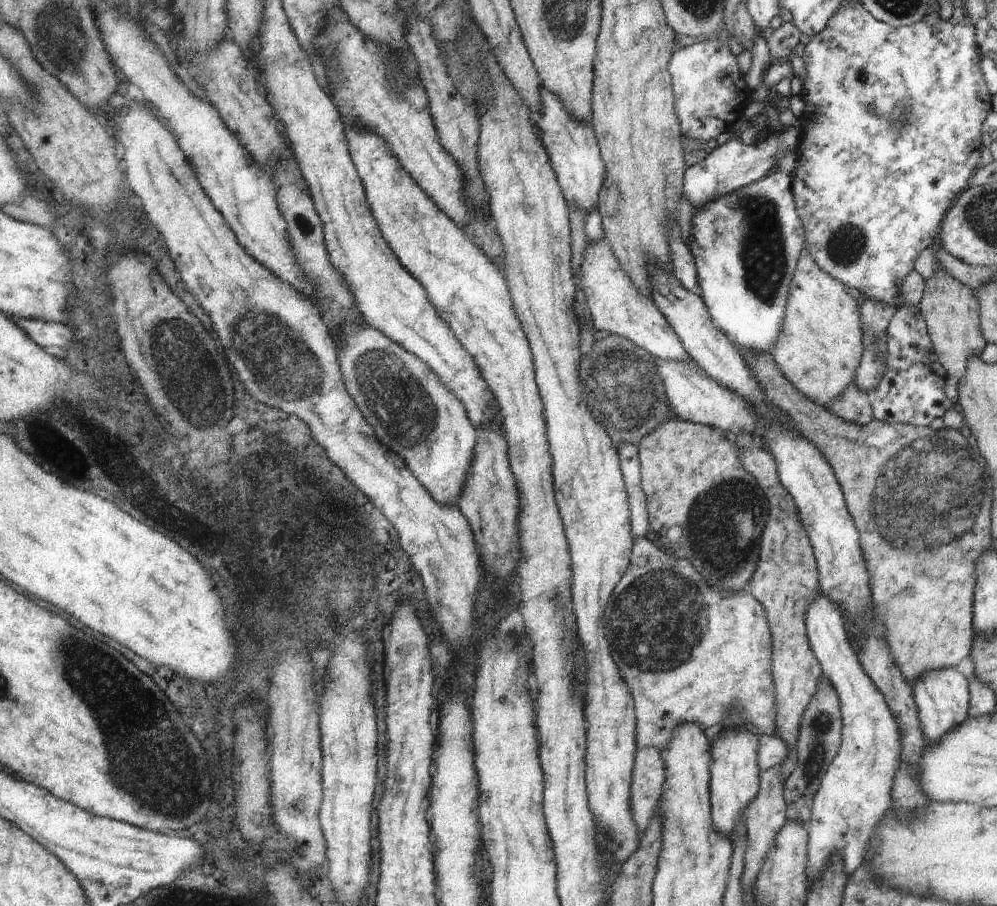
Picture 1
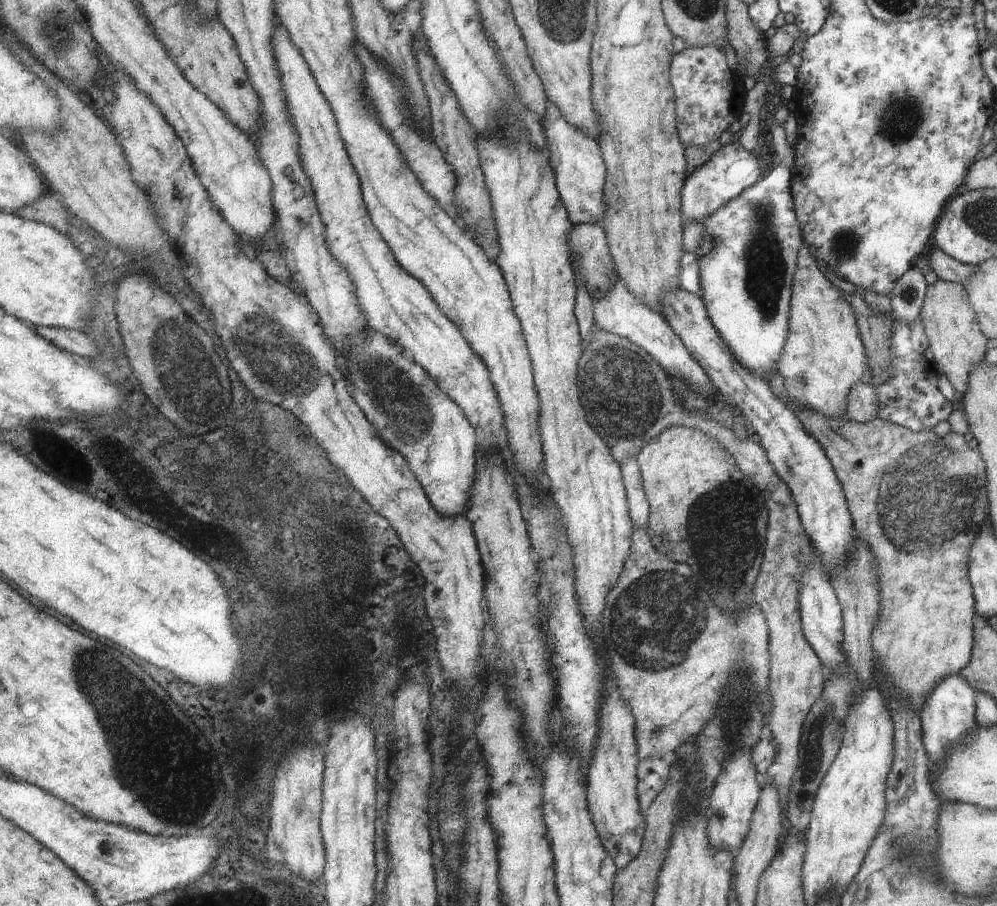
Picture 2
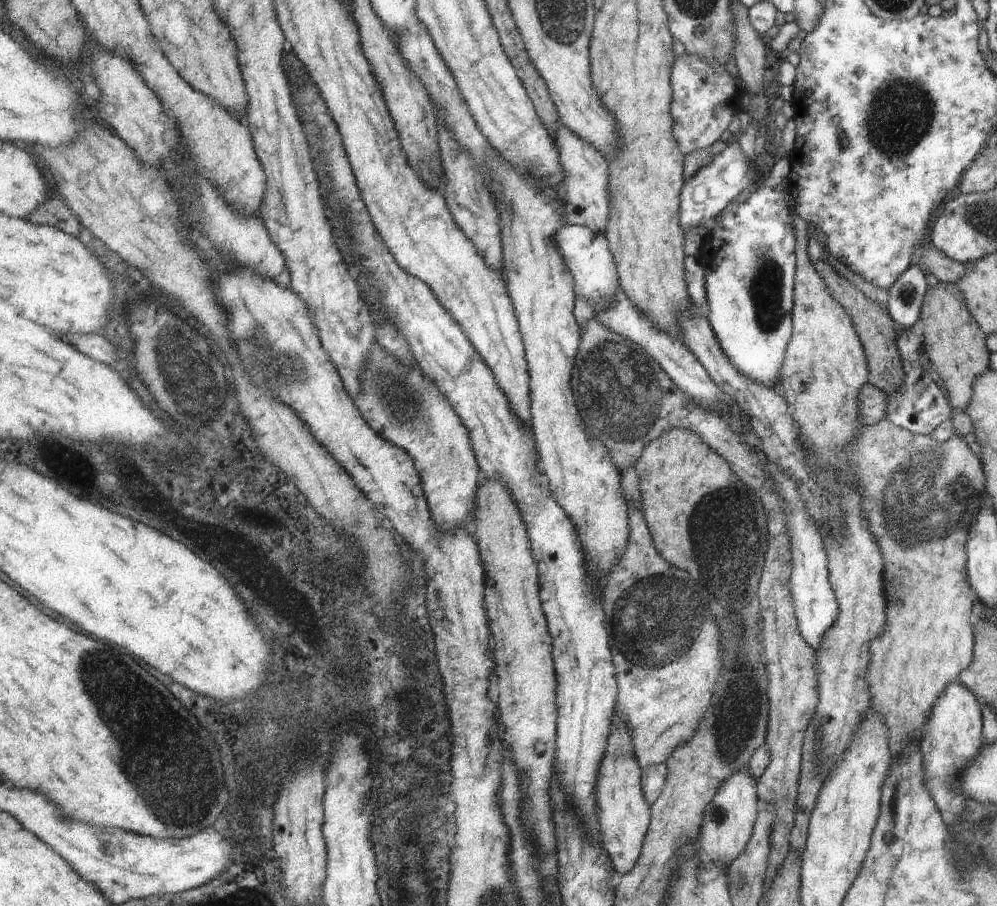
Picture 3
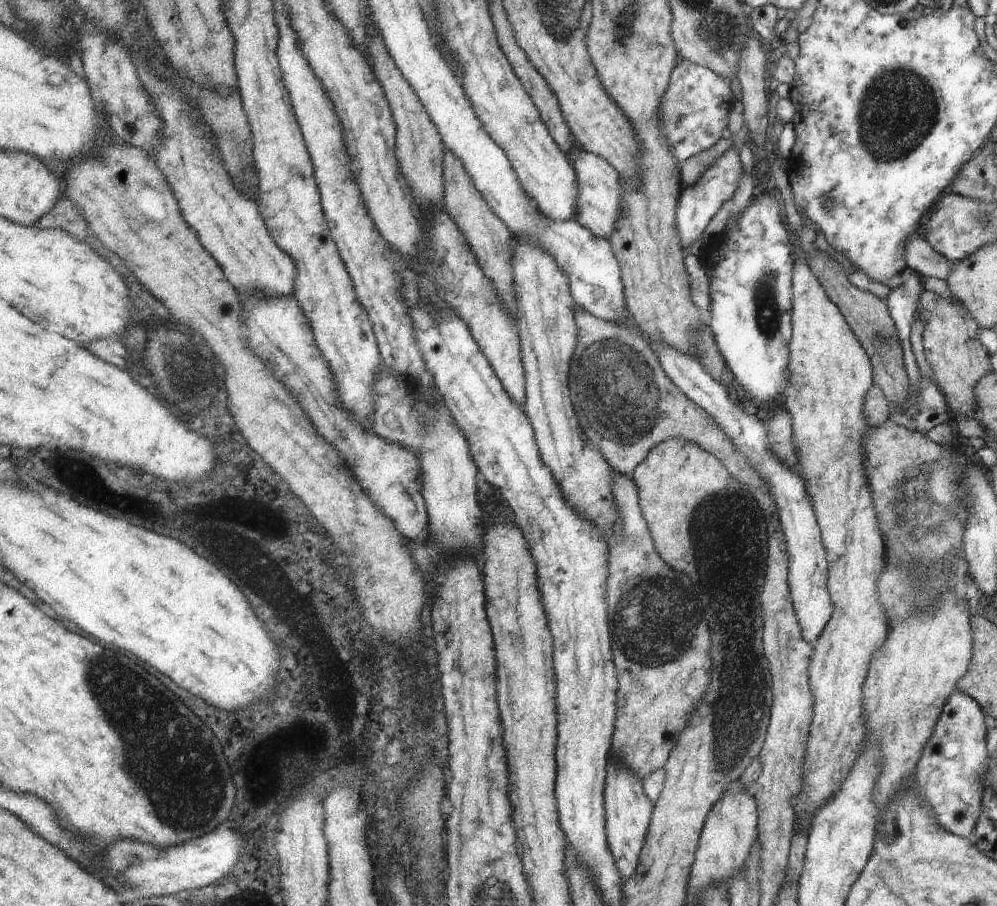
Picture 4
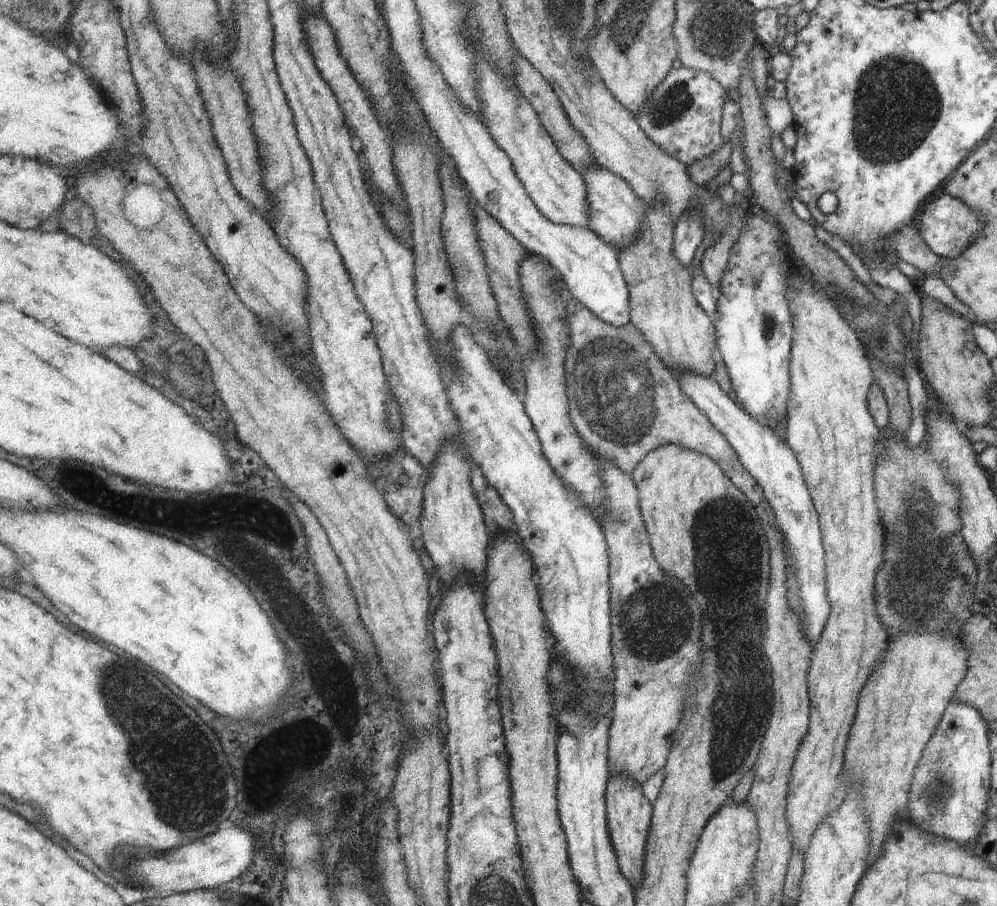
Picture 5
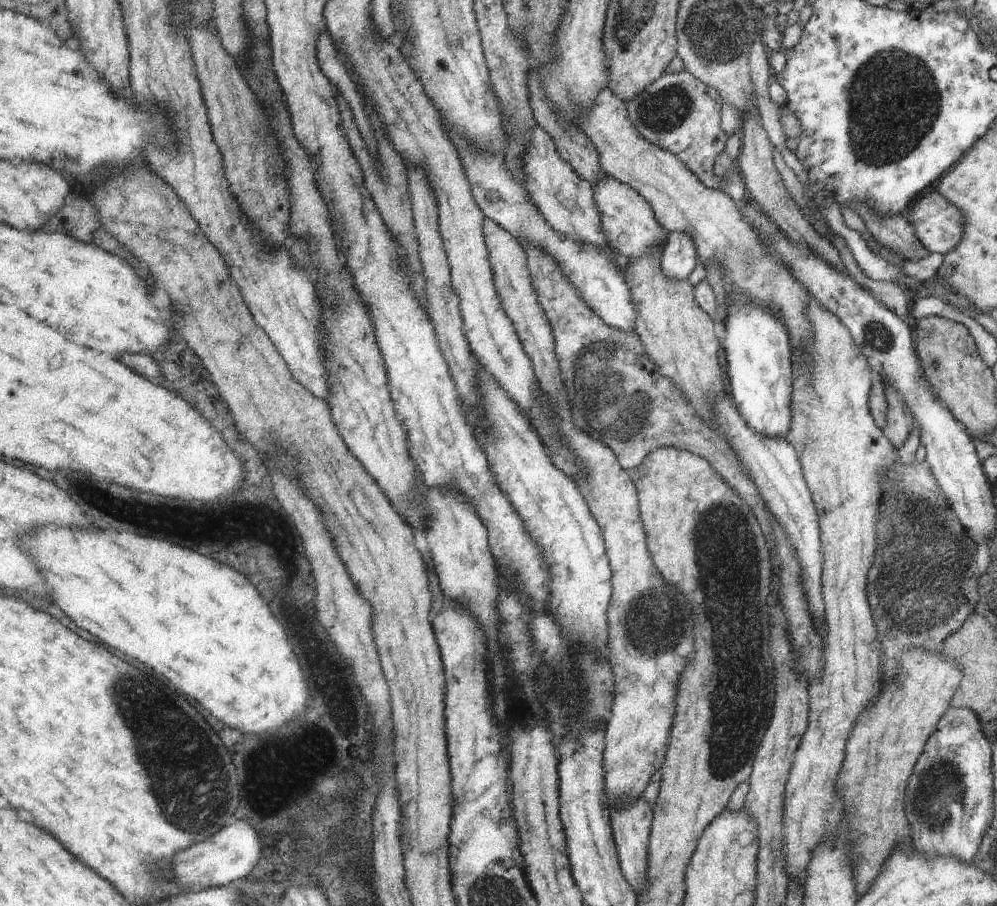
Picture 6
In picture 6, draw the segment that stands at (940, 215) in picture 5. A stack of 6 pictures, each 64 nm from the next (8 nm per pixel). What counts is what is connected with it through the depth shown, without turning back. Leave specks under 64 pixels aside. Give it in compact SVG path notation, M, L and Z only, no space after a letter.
M927 188L913 198L905 214L917 242L925 250L945 256L959 244L963 234L963 216L933 188Z

